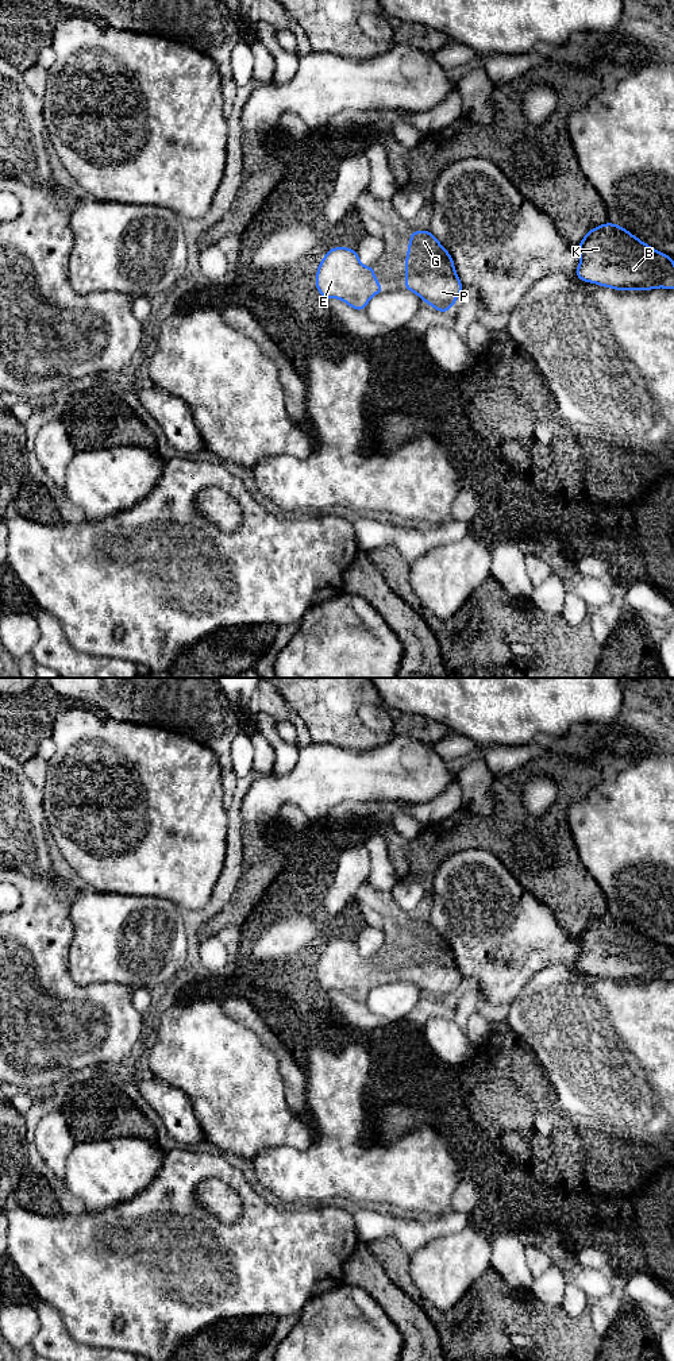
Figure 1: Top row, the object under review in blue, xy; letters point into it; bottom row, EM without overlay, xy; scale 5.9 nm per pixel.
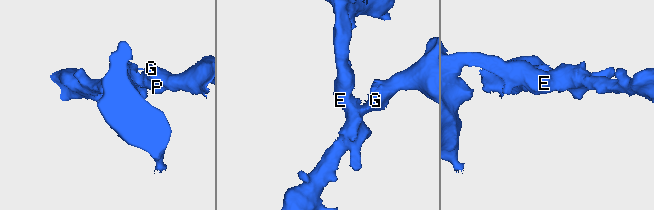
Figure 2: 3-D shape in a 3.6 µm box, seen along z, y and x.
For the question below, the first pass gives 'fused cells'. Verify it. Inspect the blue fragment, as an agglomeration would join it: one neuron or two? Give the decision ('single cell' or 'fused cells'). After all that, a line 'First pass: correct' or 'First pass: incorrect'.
single cell
First pass: incorrect

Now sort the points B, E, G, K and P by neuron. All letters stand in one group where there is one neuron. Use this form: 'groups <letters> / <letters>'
groups B E G K P

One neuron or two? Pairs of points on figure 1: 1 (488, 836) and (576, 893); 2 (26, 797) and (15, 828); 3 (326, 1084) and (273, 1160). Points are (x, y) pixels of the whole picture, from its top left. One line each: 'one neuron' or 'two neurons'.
1: one neuron
2: one neuron
3: one neuron

